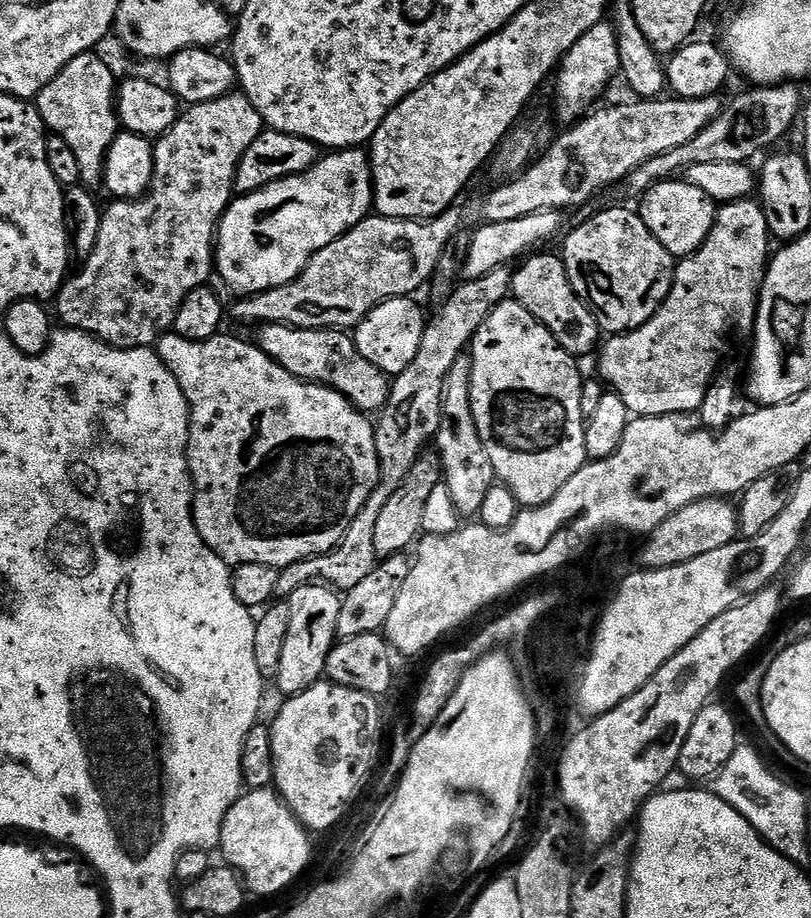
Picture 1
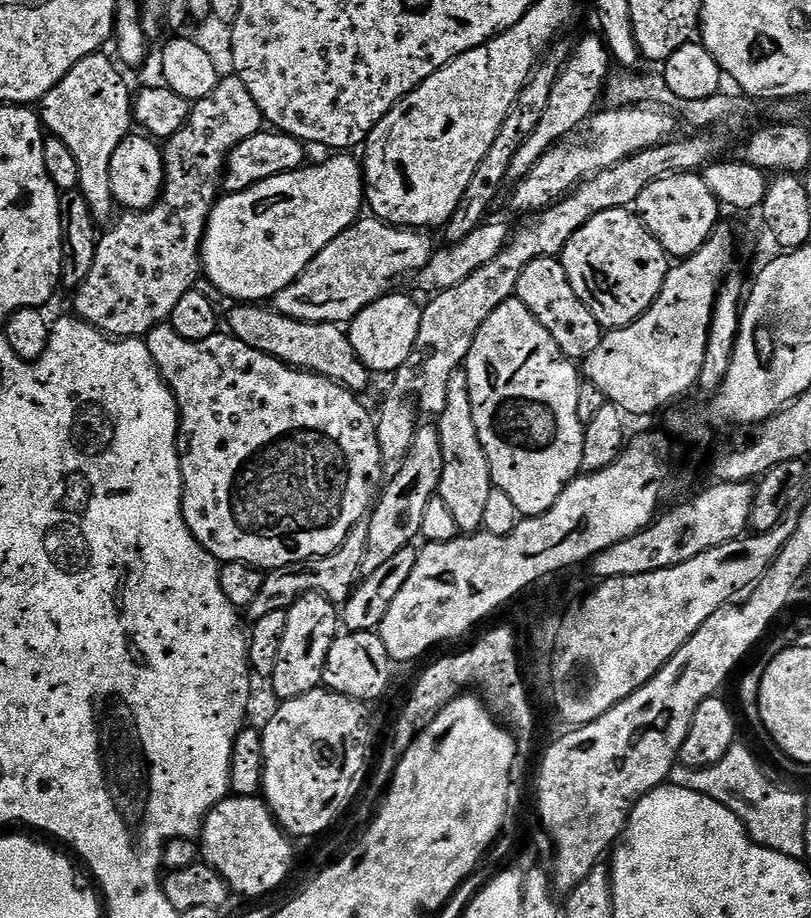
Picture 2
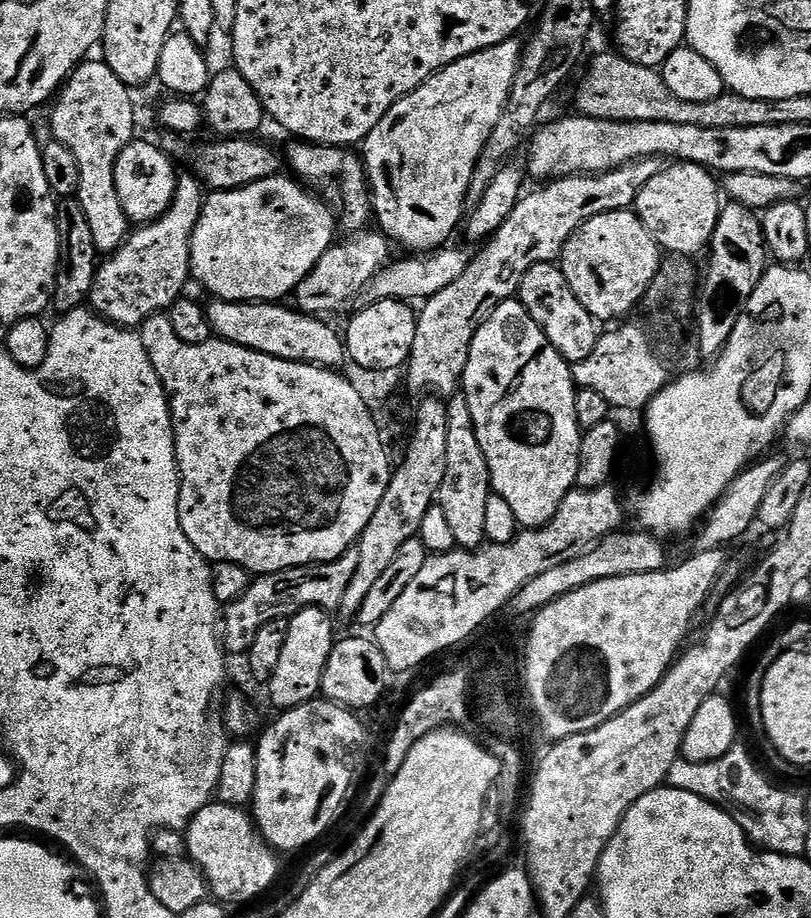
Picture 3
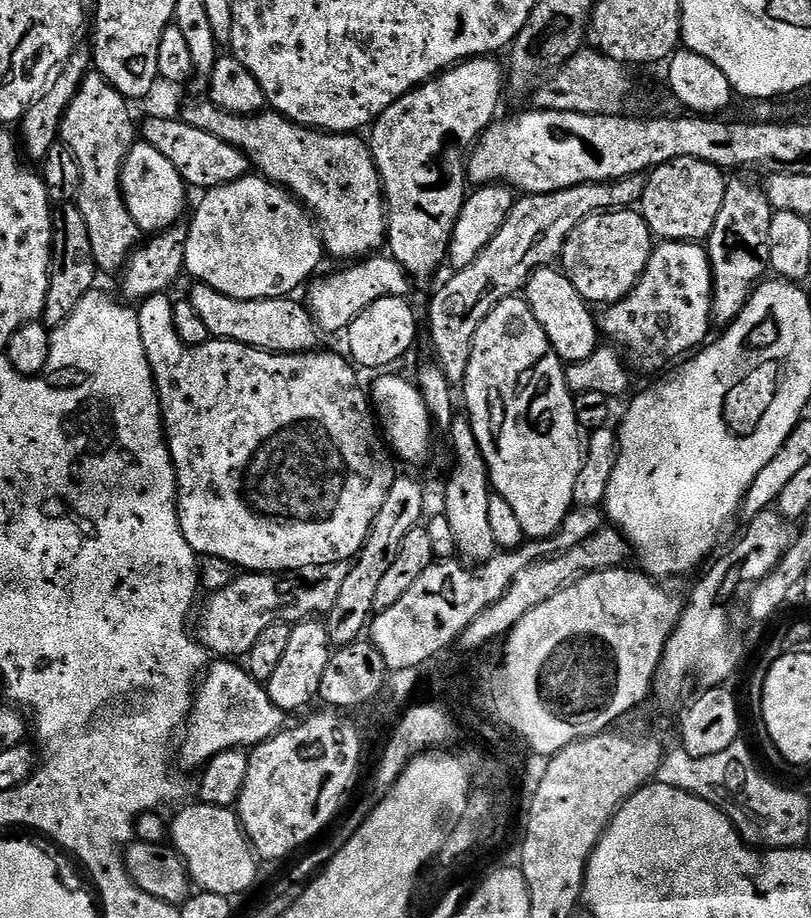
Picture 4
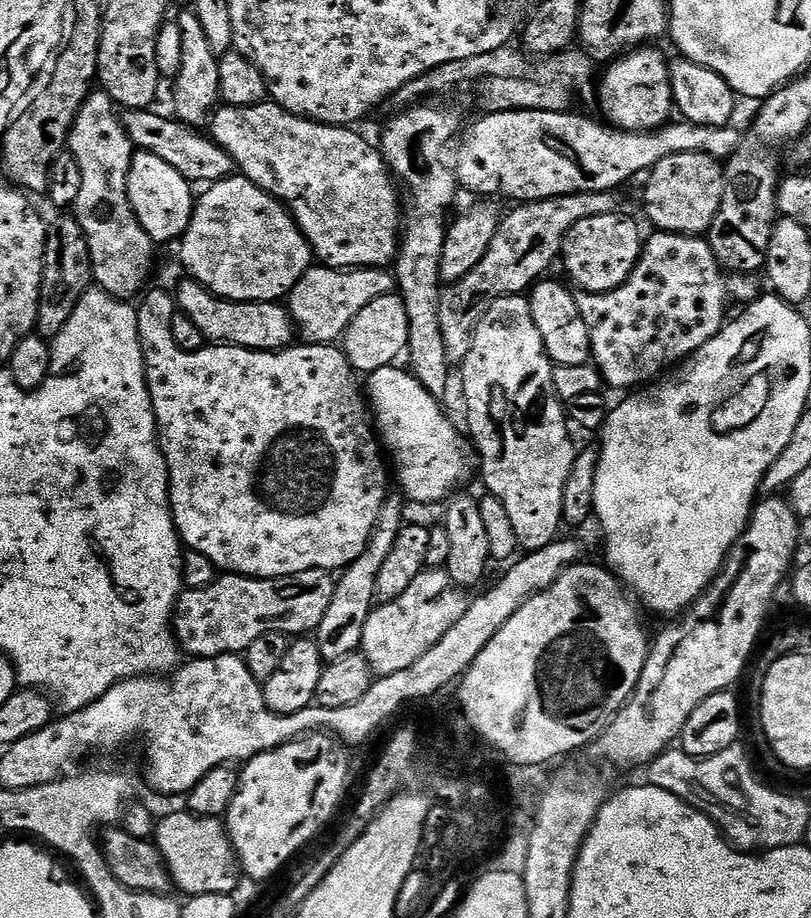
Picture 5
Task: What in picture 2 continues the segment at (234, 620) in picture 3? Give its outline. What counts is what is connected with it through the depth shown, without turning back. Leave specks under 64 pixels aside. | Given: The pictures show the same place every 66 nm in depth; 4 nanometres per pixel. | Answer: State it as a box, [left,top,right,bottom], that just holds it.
[247,520,368,621]

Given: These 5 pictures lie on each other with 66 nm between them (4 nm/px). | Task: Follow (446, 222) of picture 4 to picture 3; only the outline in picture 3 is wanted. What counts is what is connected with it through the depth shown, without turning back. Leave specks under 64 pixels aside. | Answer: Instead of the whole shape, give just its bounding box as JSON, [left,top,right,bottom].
[362,38,522,254]

